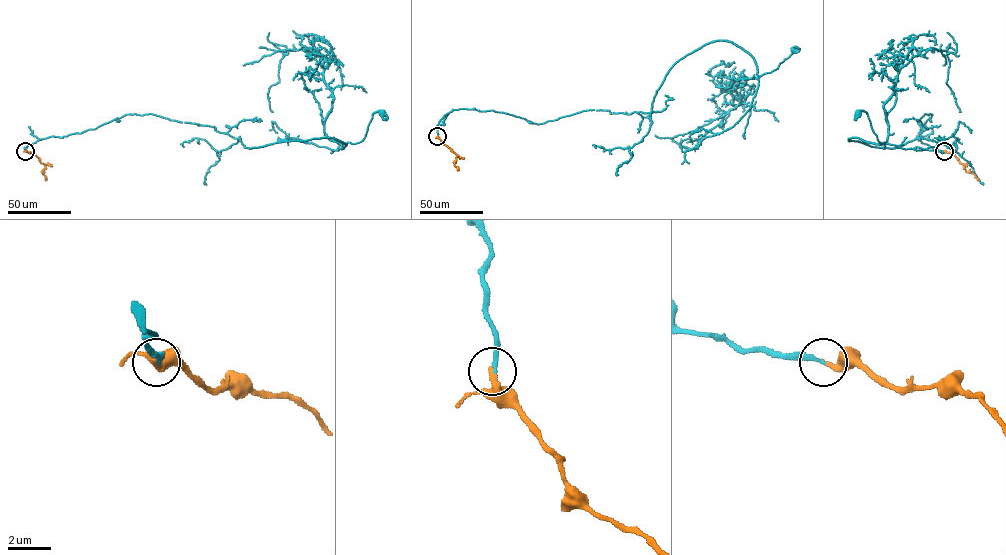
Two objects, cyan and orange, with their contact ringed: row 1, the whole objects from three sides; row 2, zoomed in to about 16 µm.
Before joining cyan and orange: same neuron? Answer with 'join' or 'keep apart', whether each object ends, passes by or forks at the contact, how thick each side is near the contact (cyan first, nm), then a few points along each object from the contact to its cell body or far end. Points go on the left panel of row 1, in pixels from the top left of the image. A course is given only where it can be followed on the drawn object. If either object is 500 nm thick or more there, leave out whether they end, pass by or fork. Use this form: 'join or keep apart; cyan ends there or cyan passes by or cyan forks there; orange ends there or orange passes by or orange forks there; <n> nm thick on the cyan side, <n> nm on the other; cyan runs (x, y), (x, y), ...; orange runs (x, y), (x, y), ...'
join; cyan ends there; orange ends there; 200 nm thick on the cyan side, 320 nm on the other; cyan runs (26, 151), (39, 140), (135, 113), (213, 126), (249, 148), (325, 137), (355, 143), (381, 112); orange runs (25, 151), (33, 153), (45, 164), (42, 172), (45, 180)

